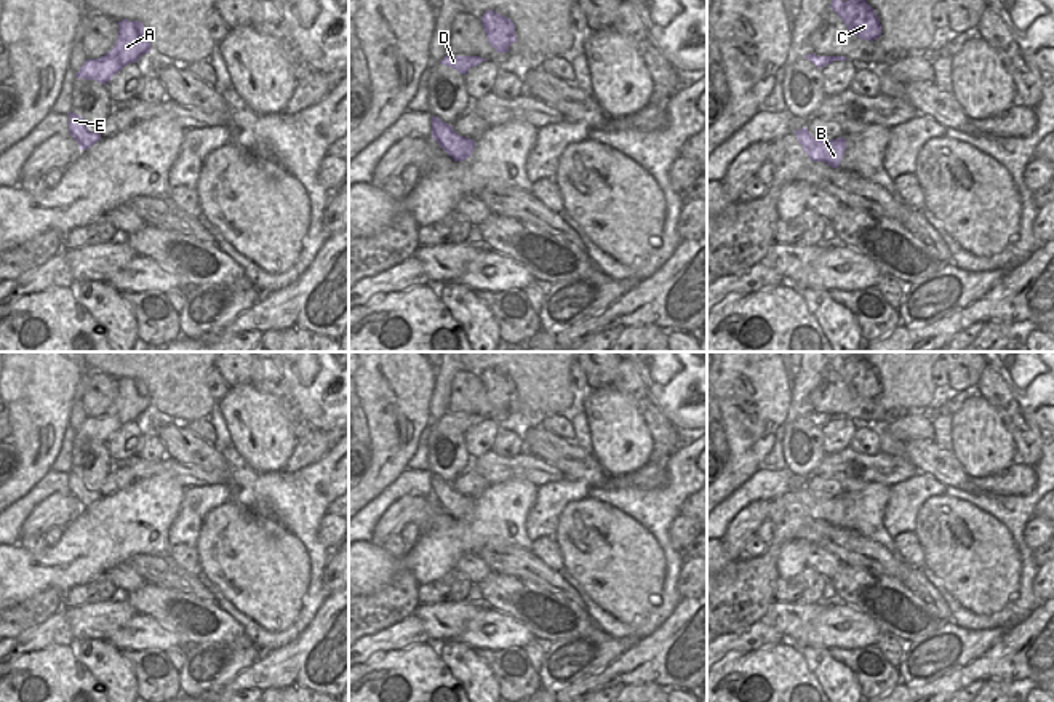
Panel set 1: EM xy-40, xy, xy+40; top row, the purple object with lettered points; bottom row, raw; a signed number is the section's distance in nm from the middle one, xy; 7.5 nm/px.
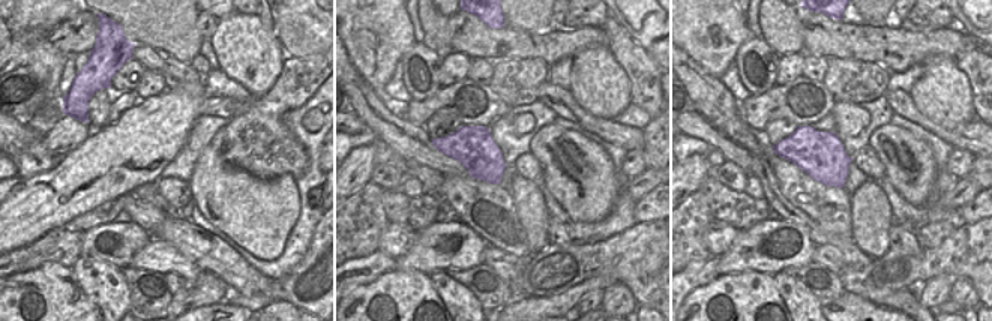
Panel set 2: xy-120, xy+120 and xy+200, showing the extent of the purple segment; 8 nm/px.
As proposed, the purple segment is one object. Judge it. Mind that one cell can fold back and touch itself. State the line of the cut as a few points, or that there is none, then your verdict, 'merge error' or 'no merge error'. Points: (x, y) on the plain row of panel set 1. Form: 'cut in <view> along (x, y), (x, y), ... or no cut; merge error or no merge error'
no cut; no merge error

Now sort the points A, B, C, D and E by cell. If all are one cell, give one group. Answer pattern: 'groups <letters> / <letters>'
groups A B C D E

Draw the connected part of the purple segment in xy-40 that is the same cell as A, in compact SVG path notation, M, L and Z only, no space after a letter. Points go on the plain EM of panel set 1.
M123 377L117 382L118 395L114 406L98 417L86 417L75 432L77 437L107 443L125 424L138 421L142 413L150 411L149 389L142 381Z

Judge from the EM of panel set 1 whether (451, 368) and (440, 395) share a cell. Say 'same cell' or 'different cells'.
same cell

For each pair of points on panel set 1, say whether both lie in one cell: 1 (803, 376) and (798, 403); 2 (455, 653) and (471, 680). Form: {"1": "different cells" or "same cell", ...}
{"1": "same cell", "2": "same cell"}

